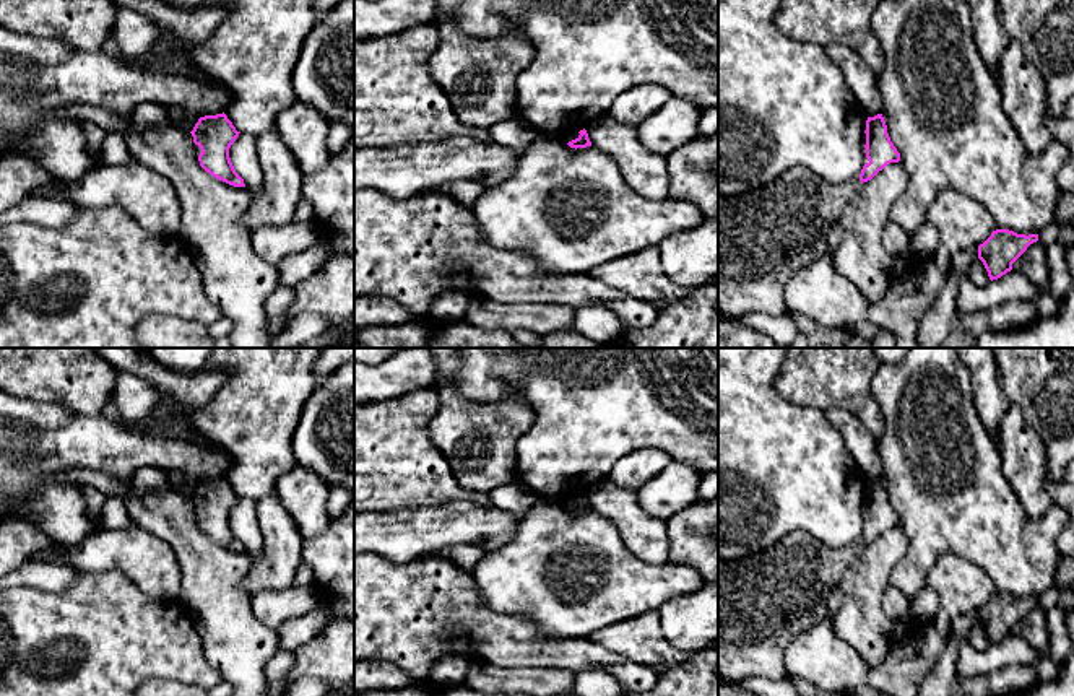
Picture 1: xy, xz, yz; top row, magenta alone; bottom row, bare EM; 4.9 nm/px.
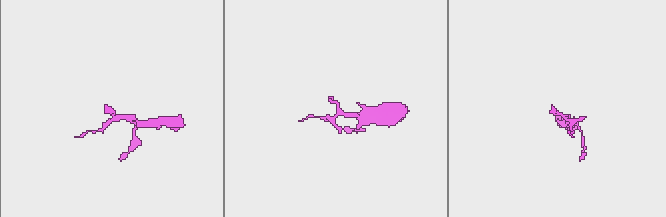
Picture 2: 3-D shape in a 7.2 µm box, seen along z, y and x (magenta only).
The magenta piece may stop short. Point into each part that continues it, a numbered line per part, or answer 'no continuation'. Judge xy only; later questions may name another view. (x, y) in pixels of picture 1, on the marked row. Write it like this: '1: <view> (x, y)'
no continuation

